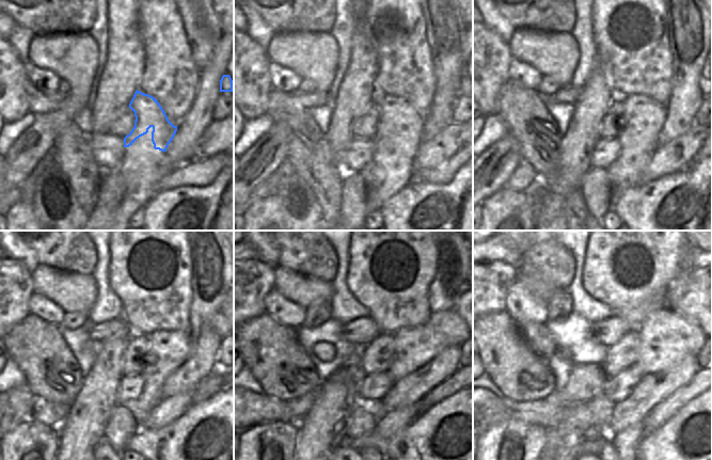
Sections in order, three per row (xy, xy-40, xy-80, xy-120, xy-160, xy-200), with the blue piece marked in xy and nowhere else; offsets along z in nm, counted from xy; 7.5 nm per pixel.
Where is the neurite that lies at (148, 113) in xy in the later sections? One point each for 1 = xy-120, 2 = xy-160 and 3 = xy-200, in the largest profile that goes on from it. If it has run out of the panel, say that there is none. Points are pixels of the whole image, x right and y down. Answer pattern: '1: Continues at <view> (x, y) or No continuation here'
1: Continues at xy-120 (170, 349)
2: Continues at xy-160 (414, 346)
3: Continues at xy-200 (666, 338).

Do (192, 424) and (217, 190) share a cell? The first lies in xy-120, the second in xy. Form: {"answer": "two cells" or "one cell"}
{"answer": "one cell"}

